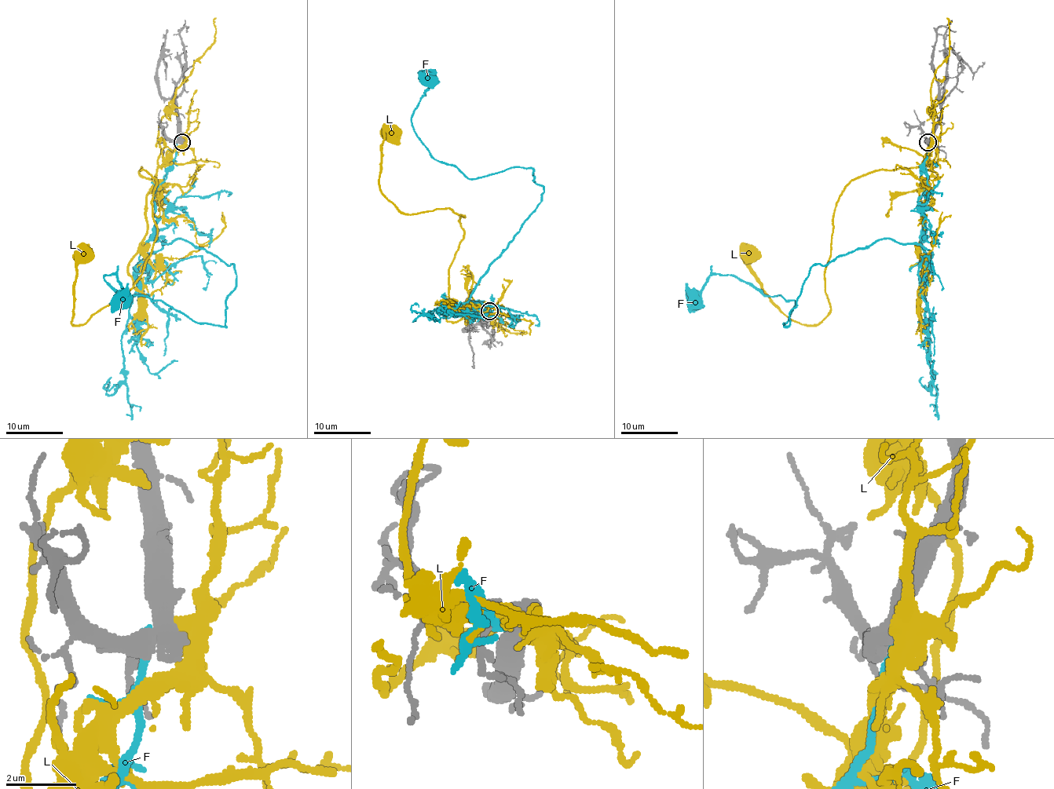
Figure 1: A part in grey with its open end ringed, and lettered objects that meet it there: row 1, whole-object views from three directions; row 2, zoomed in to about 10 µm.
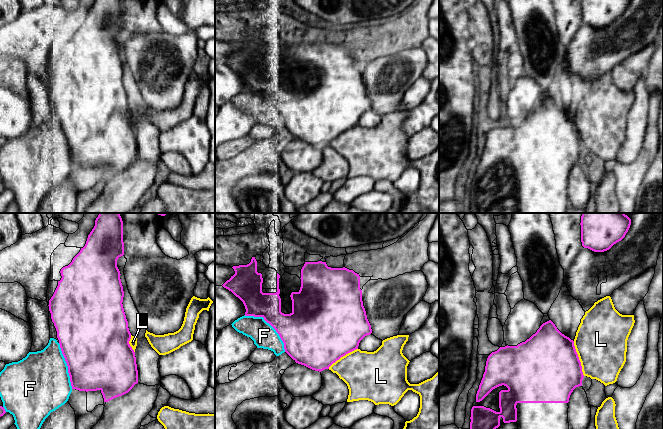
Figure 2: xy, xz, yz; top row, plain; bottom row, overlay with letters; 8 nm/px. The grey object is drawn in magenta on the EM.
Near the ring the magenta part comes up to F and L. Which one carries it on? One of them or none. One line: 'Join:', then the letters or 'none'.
Join: none

